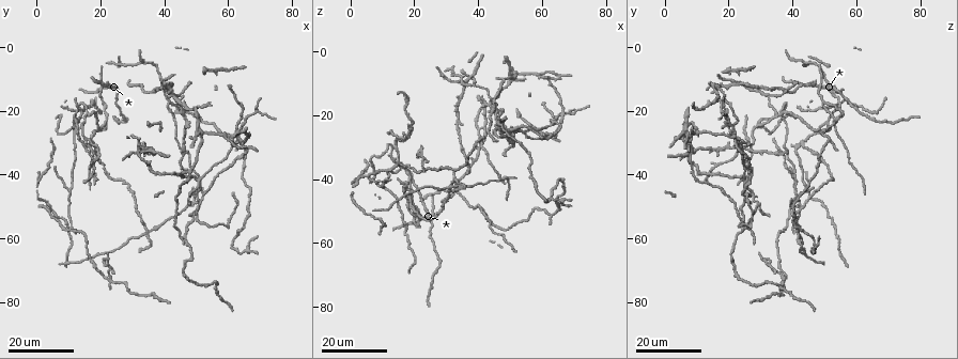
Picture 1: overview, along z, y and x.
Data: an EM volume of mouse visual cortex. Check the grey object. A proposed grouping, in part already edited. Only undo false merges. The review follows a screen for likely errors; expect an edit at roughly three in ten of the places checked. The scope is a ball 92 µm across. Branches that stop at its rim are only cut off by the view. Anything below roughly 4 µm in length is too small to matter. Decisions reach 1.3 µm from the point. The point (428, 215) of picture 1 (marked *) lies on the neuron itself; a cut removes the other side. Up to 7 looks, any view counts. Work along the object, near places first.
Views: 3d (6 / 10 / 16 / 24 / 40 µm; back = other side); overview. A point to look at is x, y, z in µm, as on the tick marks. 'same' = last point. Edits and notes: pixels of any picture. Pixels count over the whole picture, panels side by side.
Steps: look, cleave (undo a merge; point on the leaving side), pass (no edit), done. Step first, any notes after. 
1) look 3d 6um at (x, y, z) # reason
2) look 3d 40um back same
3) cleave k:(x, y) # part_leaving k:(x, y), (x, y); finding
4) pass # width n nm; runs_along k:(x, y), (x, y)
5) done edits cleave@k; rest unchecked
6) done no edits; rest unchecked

look 3d 16um at (41, 17, 50) # three-way junction

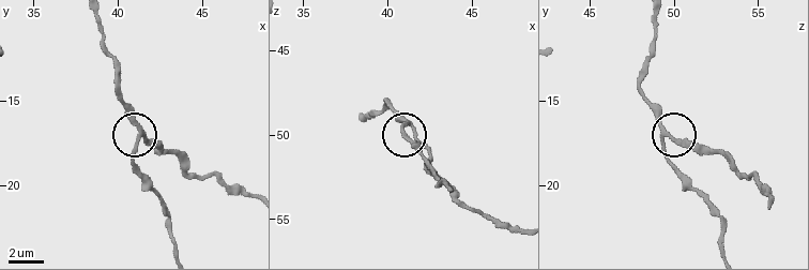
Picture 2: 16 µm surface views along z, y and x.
look 3d 6um at (41.7, 17.2, 49.8)

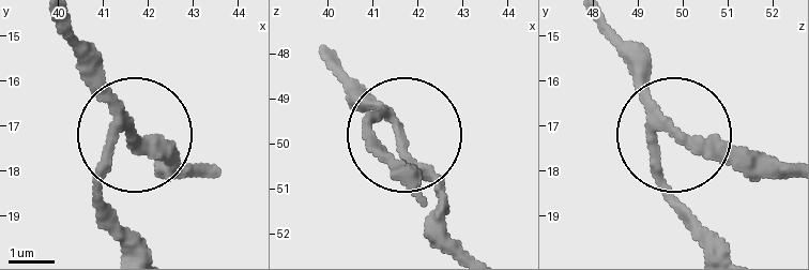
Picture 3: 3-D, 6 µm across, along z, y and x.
pass # side_arm 38 um; arms 3; one neuron here

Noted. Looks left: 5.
look 3d 16um at (14, 31, 26) # two arms in line, one across

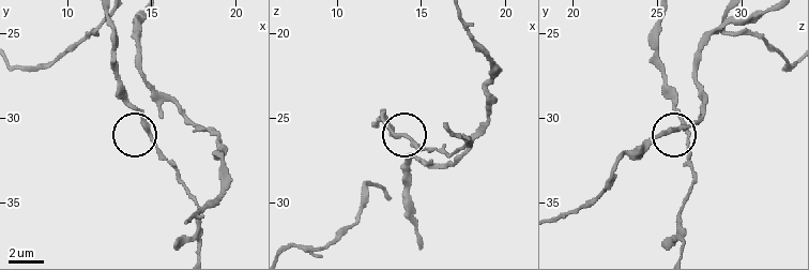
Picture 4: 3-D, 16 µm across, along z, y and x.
look 3d 10um at (14.4, 30.3, 26.6) # zoom in

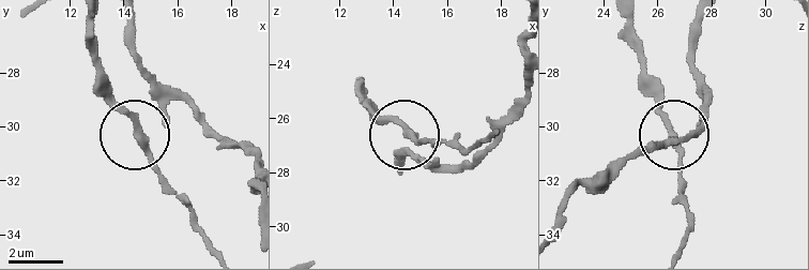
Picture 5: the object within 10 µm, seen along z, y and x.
pass # side_arm 10 um; arms 3; all the same neuron

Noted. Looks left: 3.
look 3d 16um at (35, 58, 41) # four-way junction

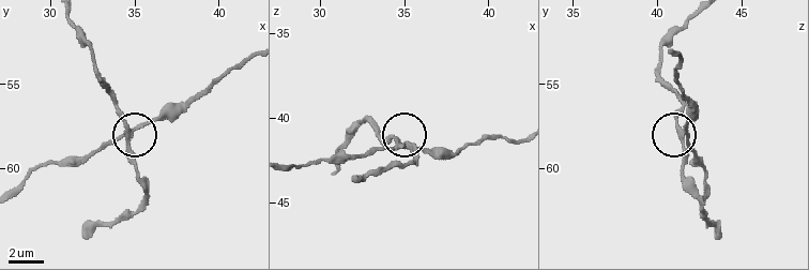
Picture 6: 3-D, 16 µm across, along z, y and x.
look 3d 6um at (34.7, 57.8, 41.7)

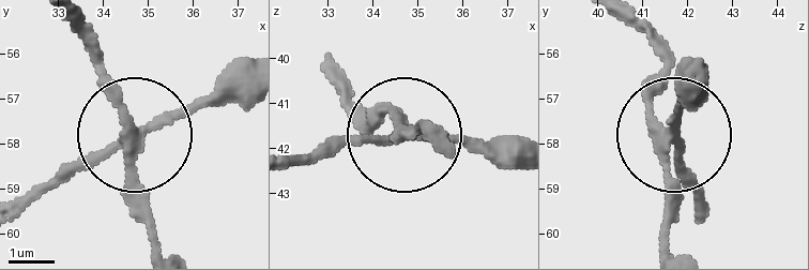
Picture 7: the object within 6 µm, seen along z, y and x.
cleave 7:(200, 100) # side_arm 35 um; part_leaving 7:(136, 137), (25, 191); two neurons meet here

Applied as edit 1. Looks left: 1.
done edits cleave@7; rest unchecked

